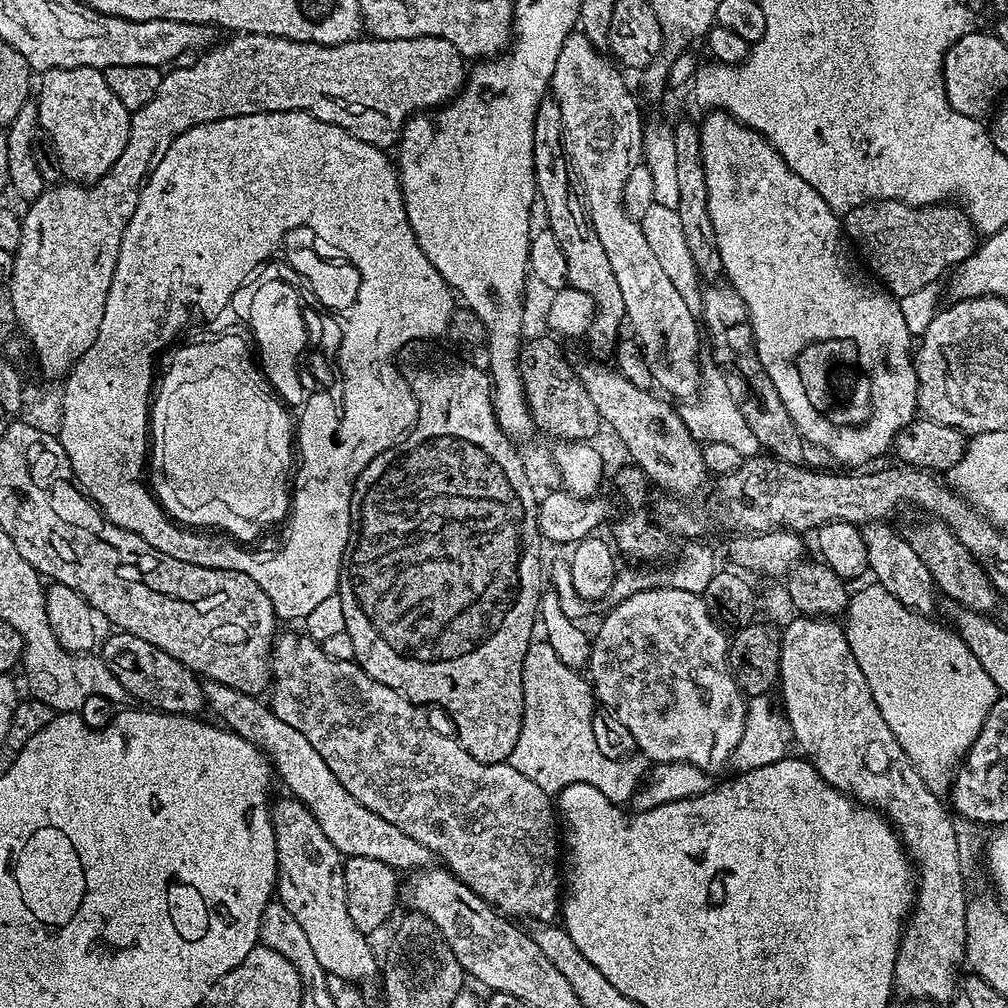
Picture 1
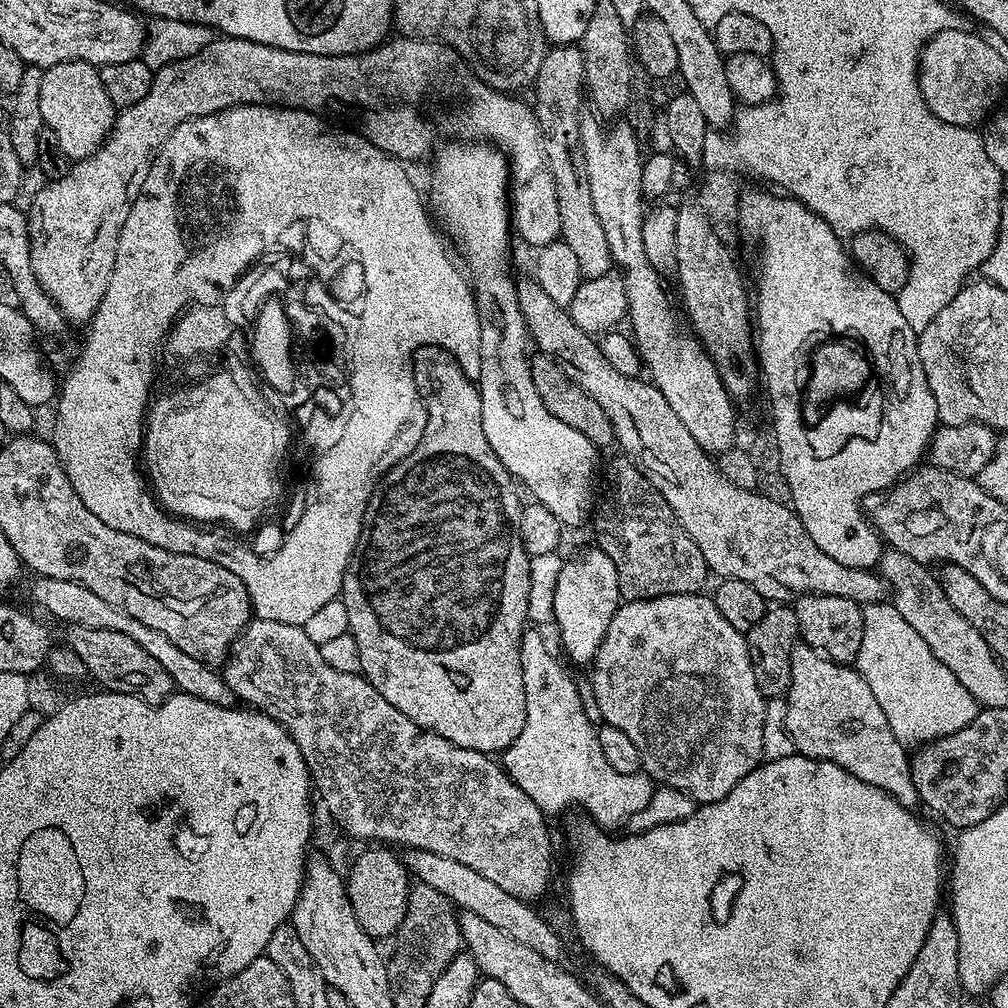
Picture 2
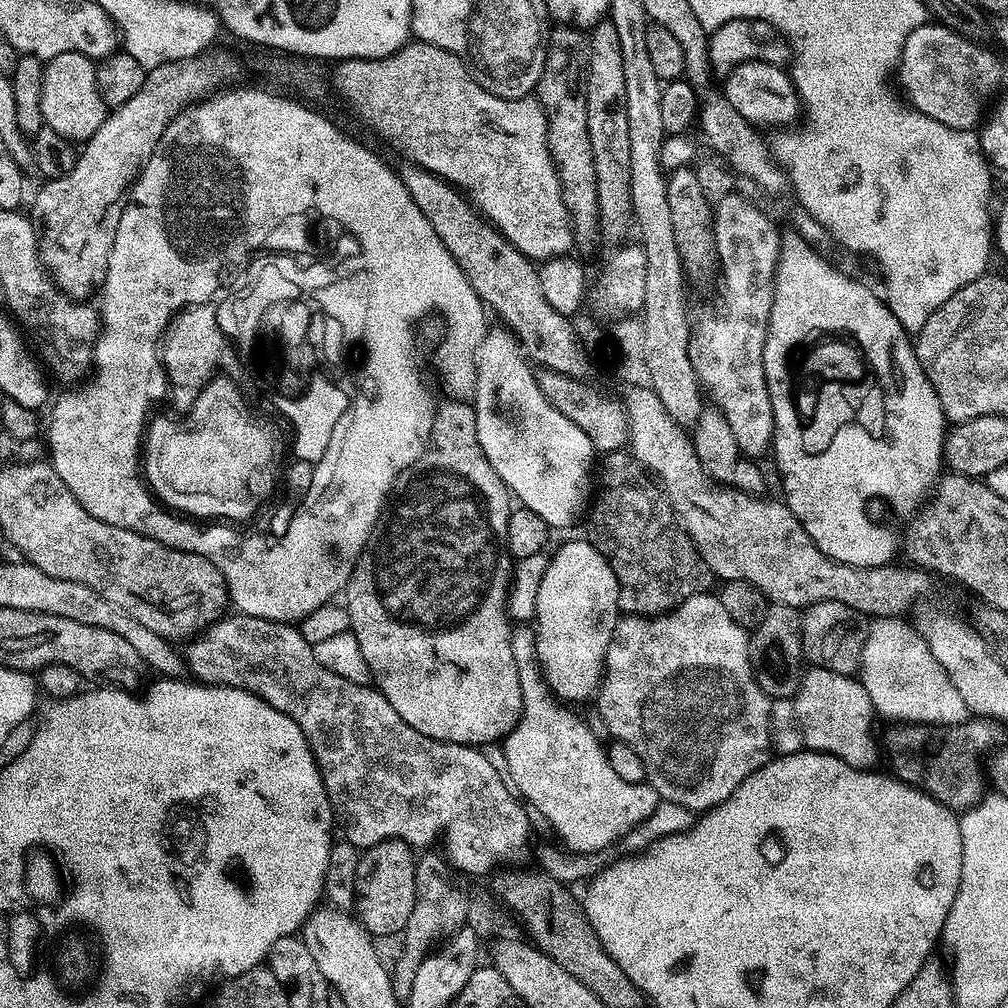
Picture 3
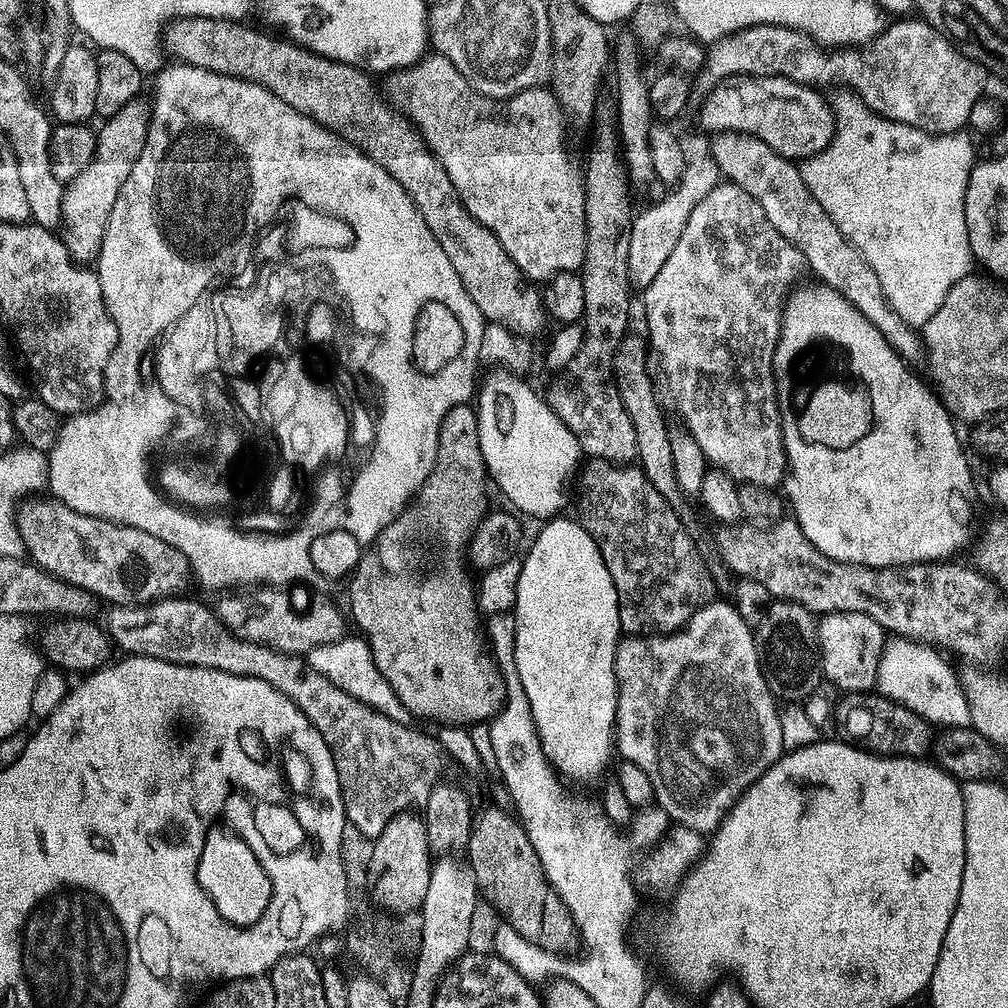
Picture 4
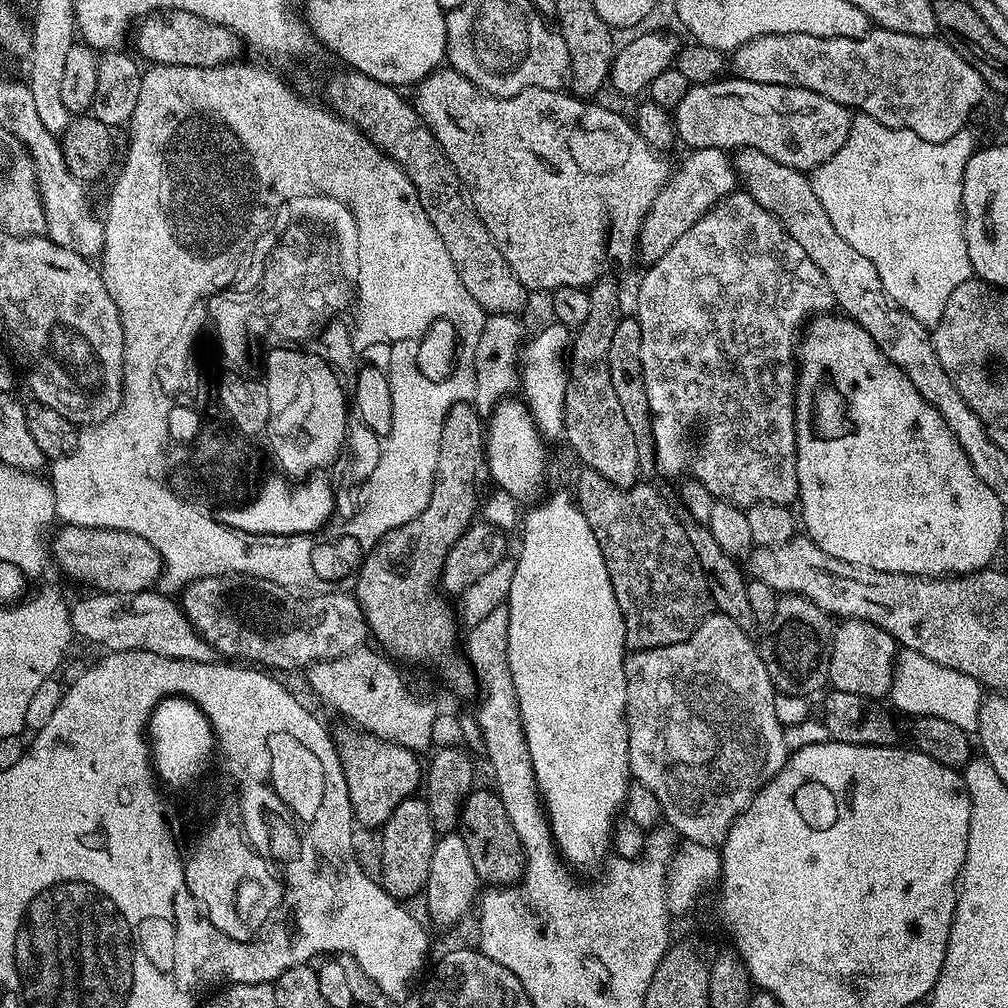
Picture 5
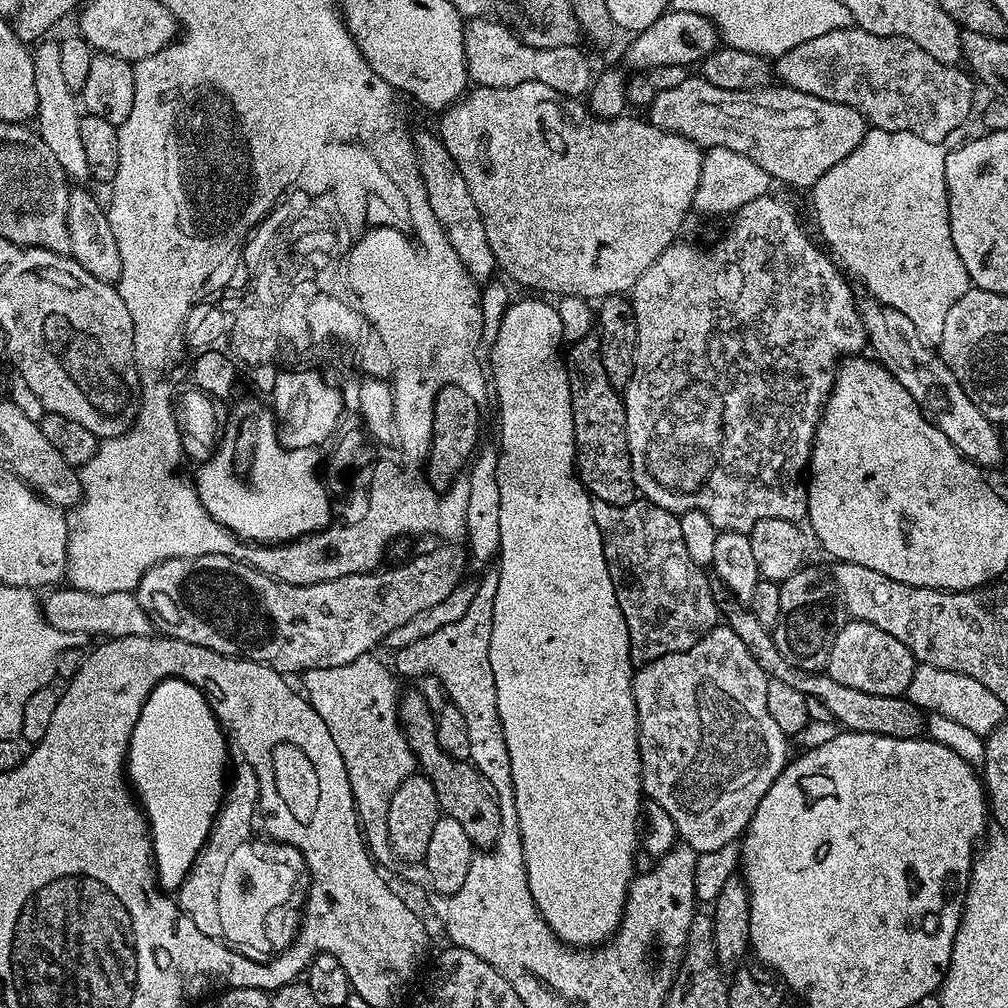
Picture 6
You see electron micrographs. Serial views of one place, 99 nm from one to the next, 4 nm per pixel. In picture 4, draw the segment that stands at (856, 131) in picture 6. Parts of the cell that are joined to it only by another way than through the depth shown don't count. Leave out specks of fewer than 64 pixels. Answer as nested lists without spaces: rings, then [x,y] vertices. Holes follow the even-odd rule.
[[[731,76],[708,95],[699,114],[708,134],[748,132],[762,138],[778,154],[793,162],[803,162],[818,154],[834,138],[836,114],[819,96],[815,87],[781,76]]]

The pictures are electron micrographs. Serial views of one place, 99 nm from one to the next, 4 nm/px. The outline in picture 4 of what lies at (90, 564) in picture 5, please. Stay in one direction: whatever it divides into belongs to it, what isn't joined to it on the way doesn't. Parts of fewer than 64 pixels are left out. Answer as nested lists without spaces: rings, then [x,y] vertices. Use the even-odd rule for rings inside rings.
[[[40,498],[25,499],[17,507],[16,525],[25,553],[31,563],[38,565],[42,571],[93,592],[101,601],[109,600],[112,606],[148,606],[153,602],[179,597],[183,593],[180,591],[187,586],[188,576],[190,578],[189,562],[181,552],[174,550],[174,546],[162,542],[162,538],[154,538],[154,534],[146,534],[146,530],[134,530],[125,524],[115,524],[87,516],[78,510],[70,510],[70,506],[55,498],[36,499]]]

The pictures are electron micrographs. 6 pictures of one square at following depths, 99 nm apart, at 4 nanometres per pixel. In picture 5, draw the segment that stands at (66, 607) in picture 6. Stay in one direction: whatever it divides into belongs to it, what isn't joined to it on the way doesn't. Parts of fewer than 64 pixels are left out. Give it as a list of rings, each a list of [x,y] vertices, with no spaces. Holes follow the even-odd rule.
[[[156,590],[131,594],[100,592],[94,595],[73,603],[68,609],[72,631],[79,639],[81,636],[92,644],[101,644],[108,652],[142,650],[175,660],[213,662],[212,645],[200,635],[177,601],[175,604],[159,596]]]

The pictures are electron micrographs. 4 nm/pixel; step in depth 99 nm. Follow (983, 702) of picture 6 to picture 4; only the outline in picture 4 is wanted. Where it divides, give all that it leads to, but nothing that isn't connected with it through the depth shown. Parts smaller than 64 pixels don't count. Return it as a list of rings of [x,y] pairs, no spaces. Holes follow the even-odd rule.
[[[905,636],[885,639],[882,658],[878,662],[876,688],[879,695],[914,710],[914,714],[918,714],[933,726],[941,724],[941,729],[944,730],[967,728],[972,719],[964,687],[960,685],[957,669],[952,669],[943,658],[945,659],[931,644],[907,640]]]

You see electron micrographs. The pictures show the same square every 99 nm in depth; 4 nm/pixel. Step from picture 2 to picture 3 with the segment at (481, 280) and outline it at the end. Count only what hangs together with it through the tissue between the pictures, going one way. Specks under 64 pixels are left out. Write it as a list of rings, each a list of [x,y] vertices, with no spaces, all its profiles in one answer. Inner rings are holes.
[[[489,327],[484,333],[482,342],[478,342],[478,350],[474,350],[474,366],[476,367],[476,395],[474,407],[476,409],[476,433],[478,442],[484,451],[484,457],[494,466],[498,478],[508,487],[509,493],[523,507],[529,508],[549,529],[568,528],[580,515],[585,515],[590,504],[590,489],[594,480],[588,475],[593,475],[594,449],[590,438],[566,418],[542,394],[536,381],[536,372],[520,341],[507,327]]]

